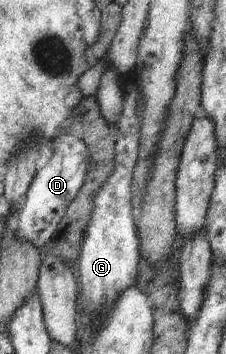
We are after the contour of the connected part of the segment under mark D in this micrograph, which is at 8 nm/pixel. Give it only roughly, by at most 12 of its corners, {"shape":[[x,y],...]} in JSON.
{"shape":[[80,136],[54,139],[16,229],[38,249],[58,233],[90,175]]}

